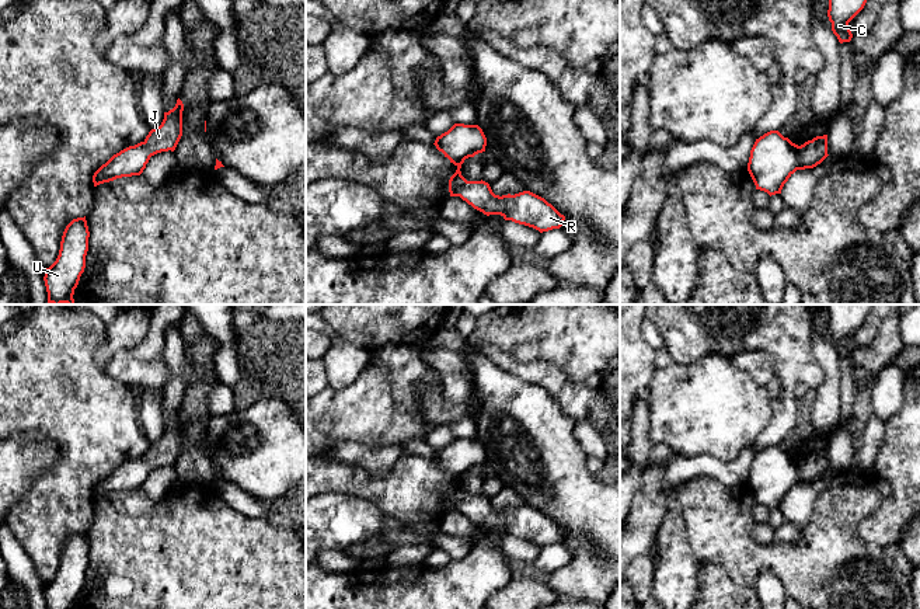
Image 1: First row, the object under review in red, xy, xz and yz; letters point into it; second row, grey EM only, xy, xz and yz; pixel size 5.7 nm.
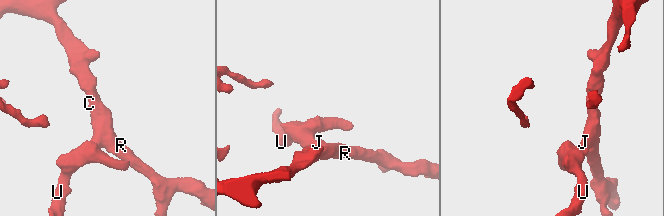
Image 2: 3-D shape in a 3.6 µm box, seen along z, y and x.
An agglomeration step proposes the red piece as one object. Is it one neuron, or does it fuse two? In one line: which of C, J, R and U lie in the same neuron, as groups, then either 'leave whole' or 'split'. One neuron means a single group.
C J R U | leave whole

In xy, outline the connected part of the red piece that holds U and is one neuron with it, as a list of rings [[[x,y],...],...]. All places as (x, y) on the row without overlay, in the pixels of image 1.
[[[86,530],[73,533],[65,543],[56,575],[45,585],[48,609],[74,609],[86,582],[88,566],[88,540]]]

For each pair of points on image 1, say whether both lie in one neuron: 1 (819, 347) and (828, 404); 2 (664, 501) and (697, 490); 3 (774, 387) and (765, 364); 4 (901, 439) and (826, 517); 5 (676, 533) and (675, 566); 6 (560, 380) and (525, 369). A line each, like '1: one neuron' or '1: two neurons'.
1: one neuron
2: two neurons
3: one neuron
4: two neurons
5: one neuron
6: one neuron

